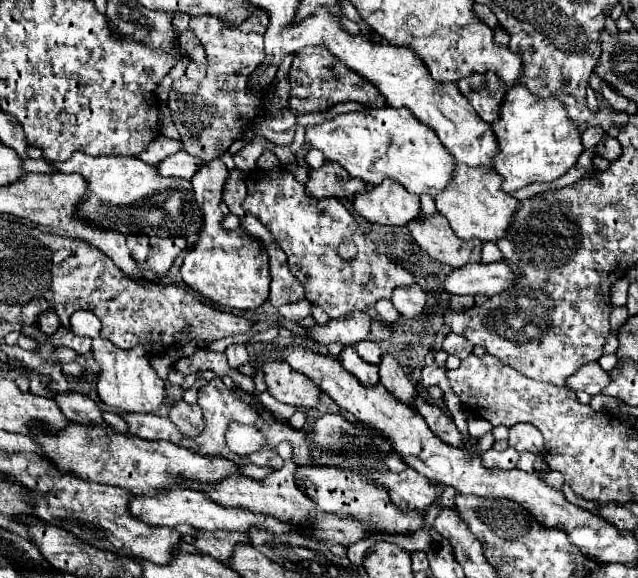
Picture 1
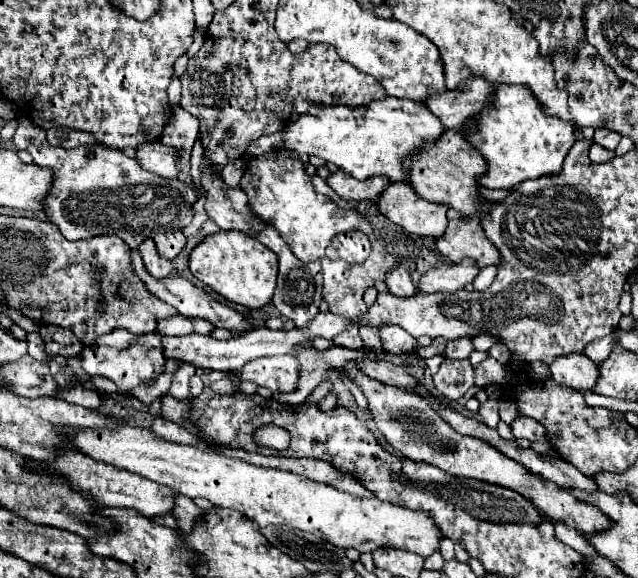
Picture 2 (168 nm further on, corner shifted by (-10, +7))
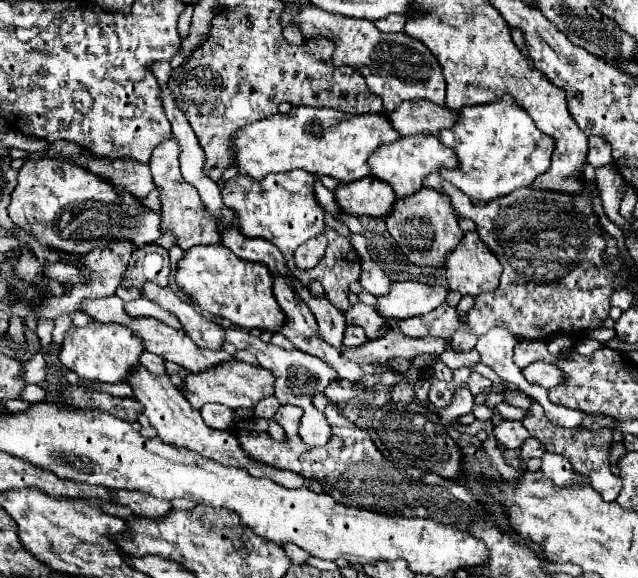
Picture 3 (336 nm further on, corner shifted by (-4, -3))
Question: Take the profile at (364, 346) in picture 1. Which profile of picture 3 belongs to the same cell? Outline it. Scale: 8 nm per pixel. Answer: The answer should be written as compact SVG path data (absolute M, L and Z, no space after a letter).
M349 325L347 331L345 331L345 339L343 339L343 345L345 347L359 347L363 345L367 339L365 339L365 331L361 331L361 327L353 327Z

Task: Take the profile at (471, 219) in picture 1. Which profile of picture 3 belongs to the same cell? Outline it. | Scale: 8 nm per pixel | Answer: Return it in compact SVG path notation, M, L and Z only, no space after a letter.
M417 135L397 139L397 143L389 143L389 147L379 147L373 153L373 159L369 165L373 167L373 177L383 179L389 183L399 199L405 199L409 195L415 195L423 189L423 179L431 173L439 173L441 169L457 169L457 155L453 149L443 145L439 137L425 135L425 139L417 139Z

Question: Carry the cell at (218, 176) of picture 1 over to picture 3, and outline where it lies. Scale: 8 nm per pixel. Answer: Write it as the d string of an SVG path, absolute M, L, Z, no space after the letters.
M197 245L197 247L191 247L183 255L183 259L179 261L177 285L203 311L207 311L215 317L223 317L223 319L227 319L227 321L243 327L243 329L257 327L257 329L277 331L277 327L281 327L281 319L285 319L285 315L281 315L281 307L277 307L277 301L273 297L273 275L271 275L271 271L263 263L249 263L249 261L239 259L233 251L229 251L223 245Z

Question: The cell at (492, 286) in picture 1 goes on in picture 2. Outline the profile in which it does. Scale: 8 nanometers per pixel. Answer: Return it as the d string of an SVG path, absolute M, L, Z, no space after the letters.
M463 259L459 265L443 265L429 269L417 283L421 293L453 293L469 285L479 273L479 267L471 259Z

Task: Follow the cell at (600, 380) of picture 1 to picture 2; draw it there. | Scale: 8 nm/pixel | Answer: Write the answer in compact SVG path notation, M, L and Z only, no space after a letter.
M569 353L557 357L551 365L551 375L557 385L567 385L571 389L591 389L599 377L597 365L583 353Z

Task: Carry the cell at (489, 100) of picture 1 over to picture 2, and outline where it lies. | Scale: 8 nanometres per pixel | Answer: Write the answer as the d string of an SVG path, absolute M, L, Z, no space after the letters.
M467 79L463 81L463 89L431 95L423 101L423 105L427 105L439 121L443 121L445 129L459 129L467 117L479 113L487 105L493 89L495 87L485 79Z

